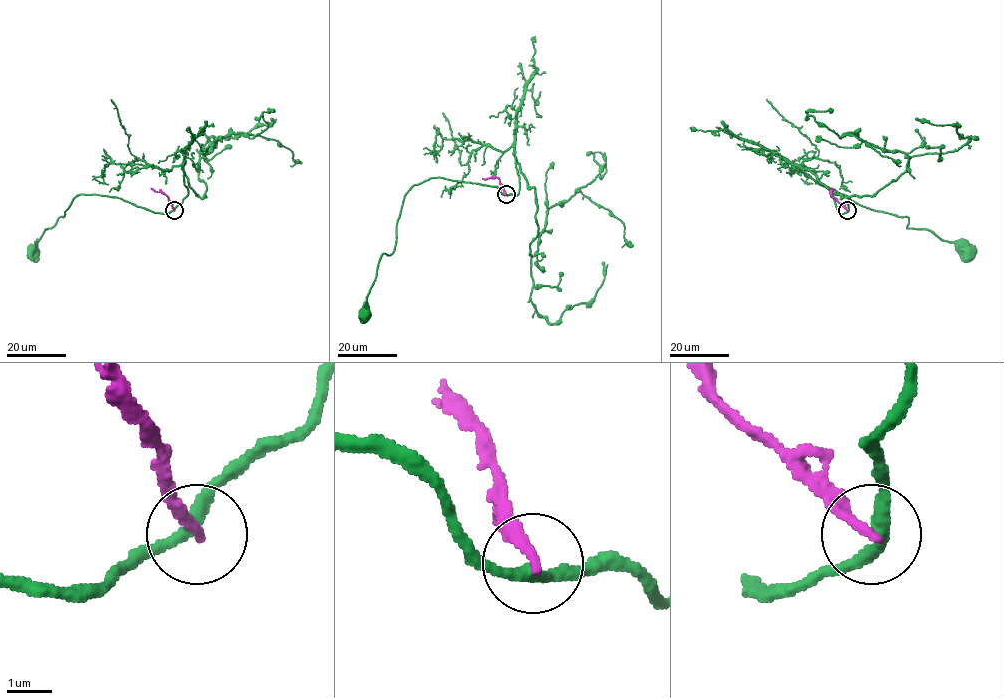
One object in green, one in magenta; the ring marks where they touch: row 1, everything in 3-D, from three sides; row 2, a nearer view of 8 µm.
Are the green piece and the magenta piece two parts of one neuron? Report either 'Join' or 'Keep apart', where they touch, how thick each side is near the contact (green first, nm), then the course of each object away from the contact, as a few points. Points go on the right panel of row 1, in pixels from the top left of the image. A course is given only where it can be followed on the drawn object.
Keep apart. Place: (847, 210). Thickness 280 nm (green) against 240 nm. Course of green: (848, 210), (839, 212), (831, 196), (842, 194), (874, 210), (906, 216), (907, 228), (929, 229), (970, 254). Course of magenta: (848, 210), (831, 195), (831, 188)

